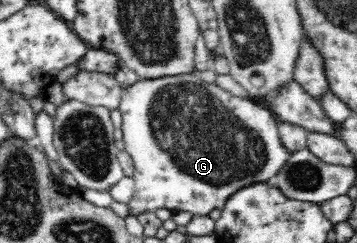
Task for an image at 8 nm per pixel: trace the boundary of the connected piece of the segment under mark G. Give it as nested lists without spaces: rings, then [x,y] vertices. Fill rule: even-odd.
[[[193,73],[168,76],[158,79],[139,79],[134,85],[123,88],[121,102],[118,109],[123,118],[121,125],[124,141],[124,149],[133,159],[133,179],[135,181],[135,194],[128,201],[128,211],[130,217],[138,217],[146,211],[156,211],[156,209],[169,209],[172,213],[176,211],[188,211],[194,215],[208,215],[213,209],[222,209],[229,197],[243,187],[248,187],[253,183],[265,182],[268,178],[278,173],[278,170],[291,153],[288,153],[282,142],[280,141],[279,133],[277,132],[278,120],[268,107],[259,104],[256,100],[244,98],[231,94],[229,91],[220,88],[218,84],[206,83],[195,76]]]

